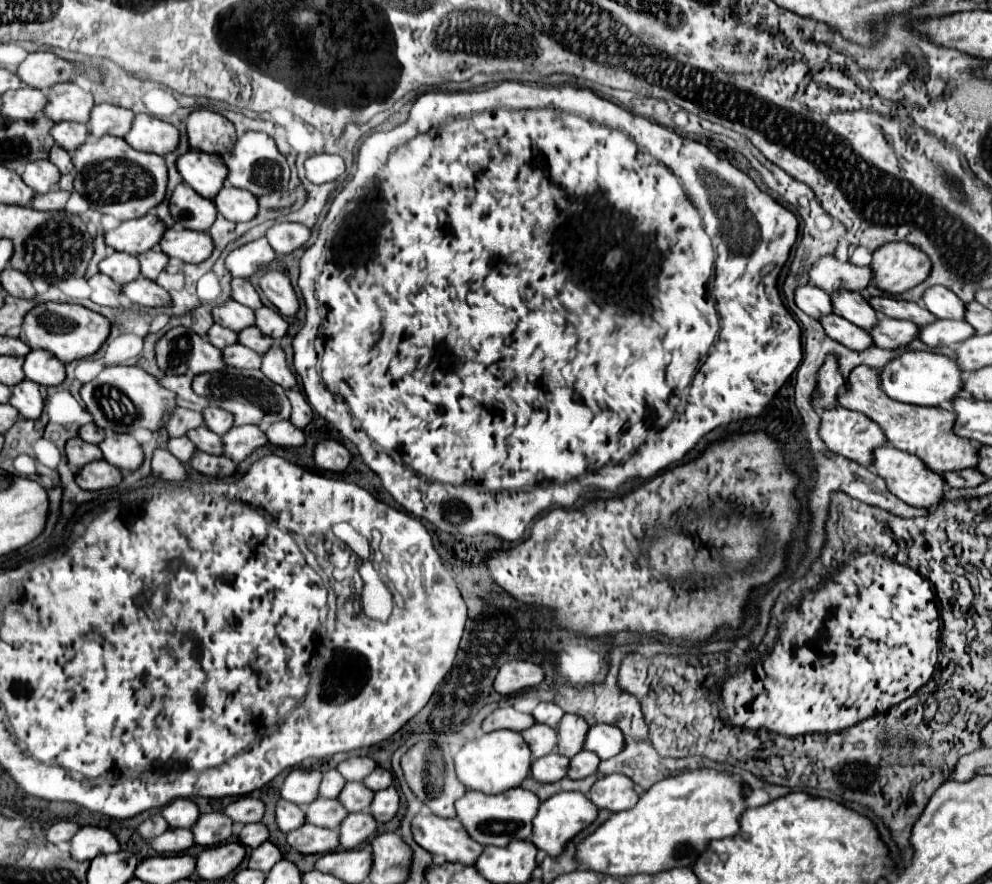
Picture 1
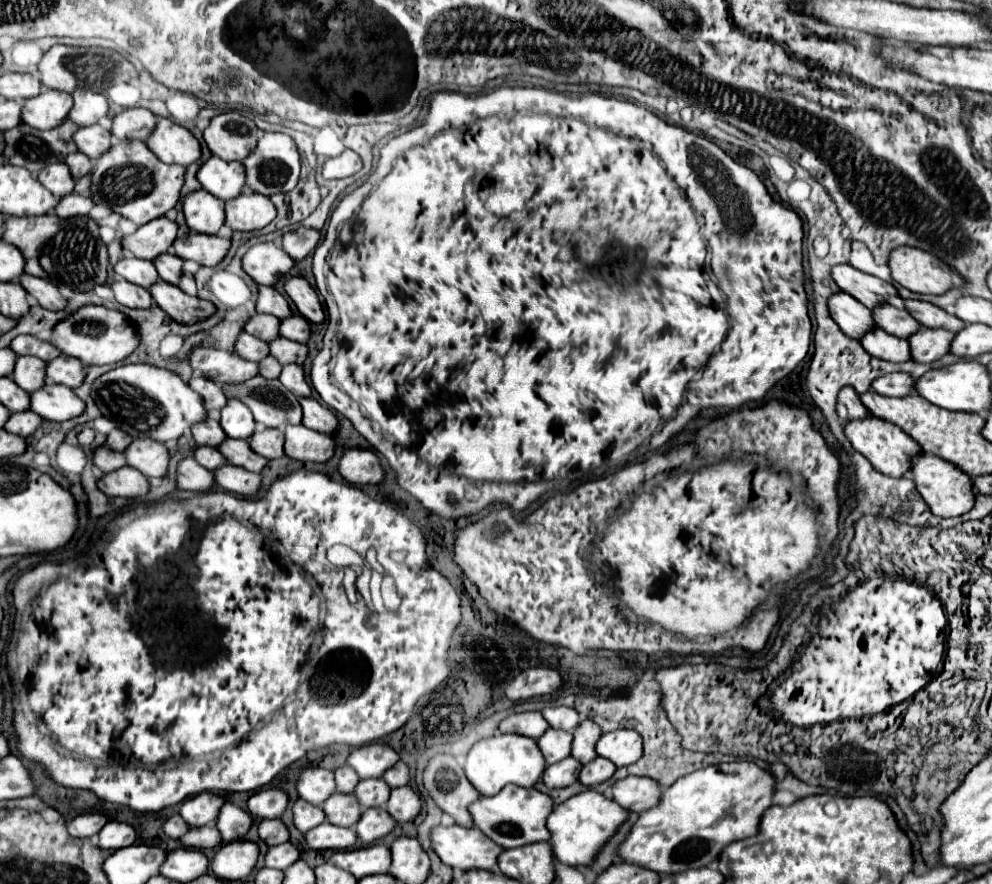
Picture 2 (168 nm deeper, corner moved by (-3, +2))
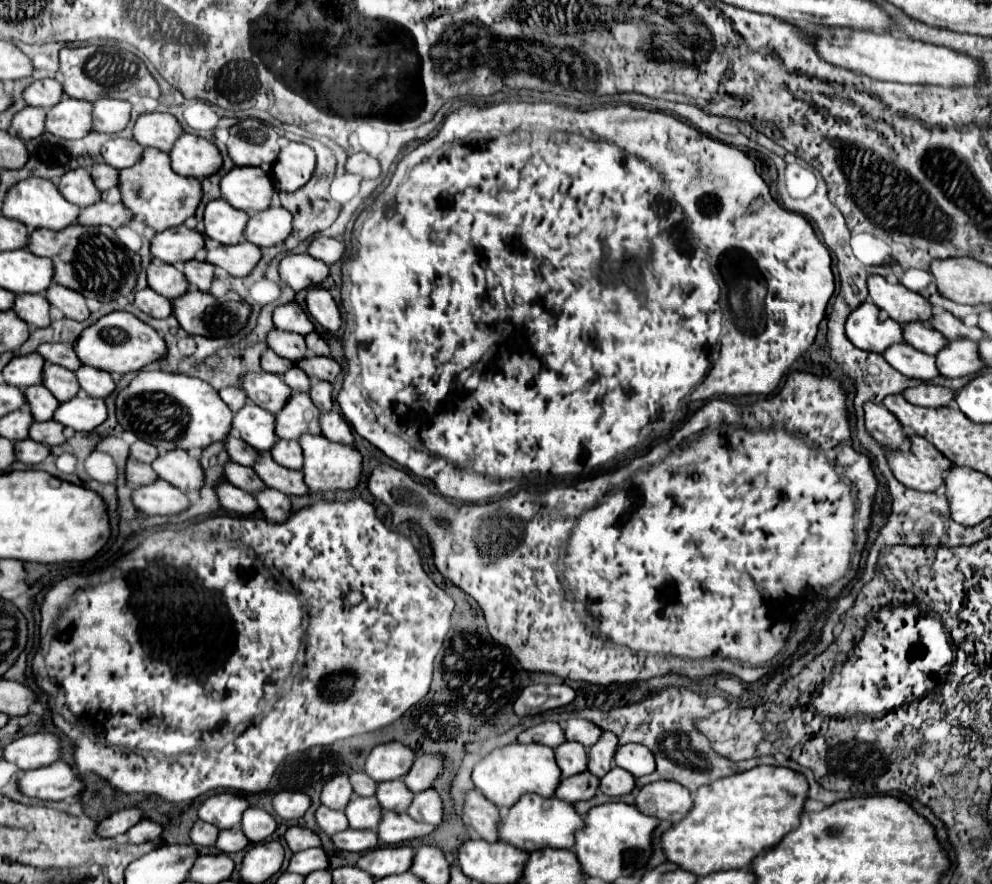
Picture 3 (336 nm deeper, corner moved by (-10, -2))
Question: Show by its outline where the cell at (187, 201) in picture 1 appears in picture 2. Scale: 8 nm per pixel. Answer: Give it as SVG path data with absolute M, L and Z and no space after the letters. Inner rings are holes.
M194 190L184 196L184 218L190 230L216 234L224 224L224 202L206 190Z

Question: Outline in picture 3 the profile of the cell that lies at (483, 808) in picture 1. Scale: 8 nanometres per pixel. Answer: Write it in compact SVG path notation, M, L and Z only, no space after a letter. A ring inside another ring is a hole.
M525 794L521 800L509 808L499 824L499 838L513 844L519 850L535 852L541 848L575 848L575 832L585 828L583 818L577 814L573 804L567 804L559 798L541 798L537 794Z

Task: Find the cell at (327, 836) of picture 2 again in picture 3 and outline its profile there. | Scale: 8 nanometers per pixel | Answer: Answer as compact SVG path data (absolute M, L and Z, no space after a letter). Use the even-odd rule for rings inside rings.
M347 828L345 832L335 834L333 842L335 842L335 846L339 850L367 852L367 850L379 846L379 836L375 836L375 830L353 830L353 828Z

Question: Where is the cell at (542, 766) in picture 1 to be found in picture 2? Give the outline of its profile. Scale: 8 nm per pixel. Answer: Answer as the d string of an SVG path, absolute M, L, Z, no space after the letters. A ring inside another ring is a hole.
M568 756L556 764L546 766L542 780L548 788L564 788L564 786L570 786L572 782L576 782L578 770L580 770L580 762L574 760L572 756Z

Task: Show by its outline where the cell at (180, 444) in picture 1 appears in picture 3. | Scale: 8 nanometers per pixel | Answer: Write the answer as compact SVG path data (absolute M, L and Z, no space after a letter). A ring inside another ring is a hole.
M231 462L231 464L225 466L225 476L227 476L227 480L231 484L235 484L237 488L247 490L251 494L259 492L259 488L267 488L265 482L257 476L257 472L253 468L245 468L245 466L235 464L235 462Z

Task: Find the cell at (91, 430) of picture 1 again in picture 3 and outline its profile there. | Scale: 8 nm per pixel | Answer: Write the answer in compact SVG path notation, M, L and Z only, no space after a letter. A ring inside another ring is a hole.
M137 440L133 446L131 446L131 456L137 458L139 462L145 462L145 464L151 464L155 460L155 456L159 456L157 448L143 442L143 440Z

